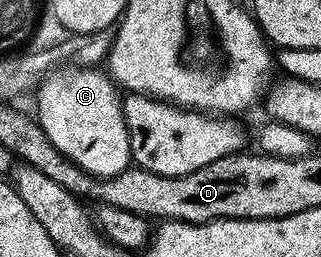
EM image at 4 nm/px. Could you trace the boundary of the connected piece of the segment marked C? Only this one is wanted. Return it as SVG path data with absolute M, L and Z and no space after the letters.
M64 70L48 76L34 97L35 115L46 138L79 168L103 178L122 174L132 164L122 96L111 76L100 70Z

